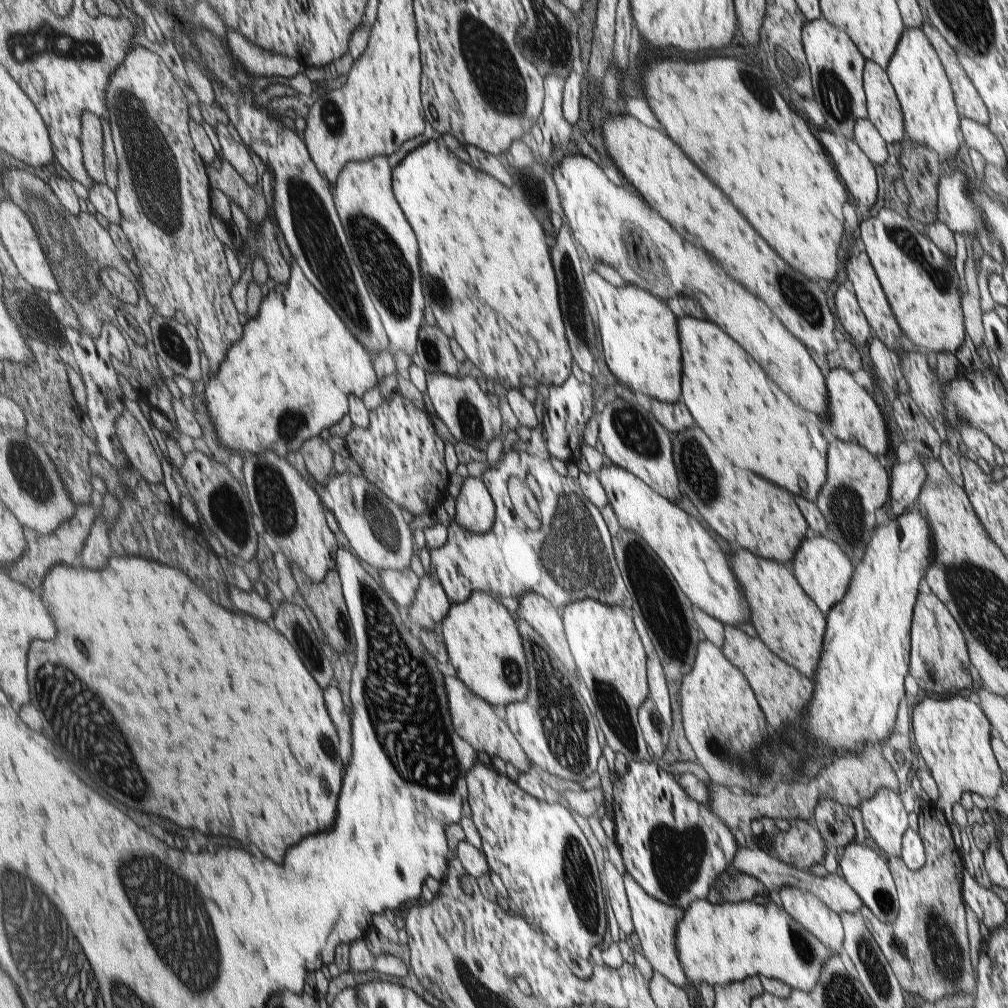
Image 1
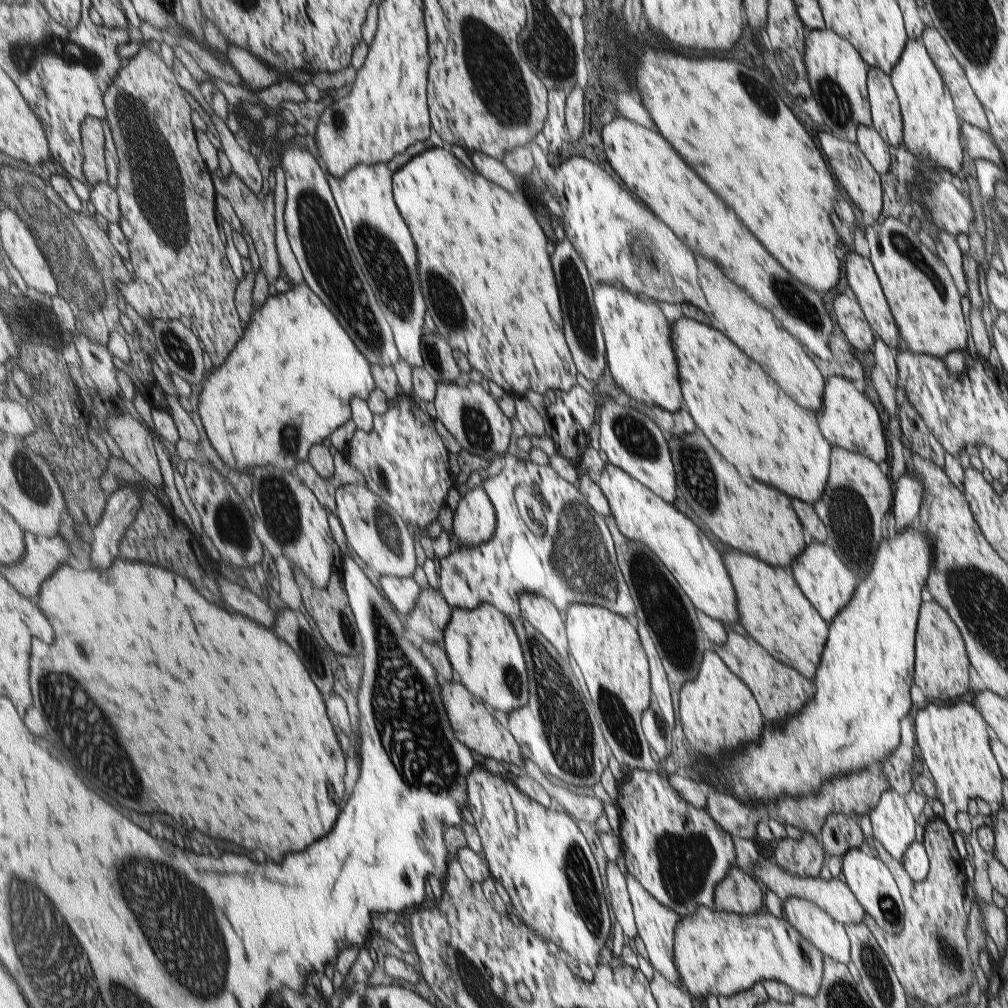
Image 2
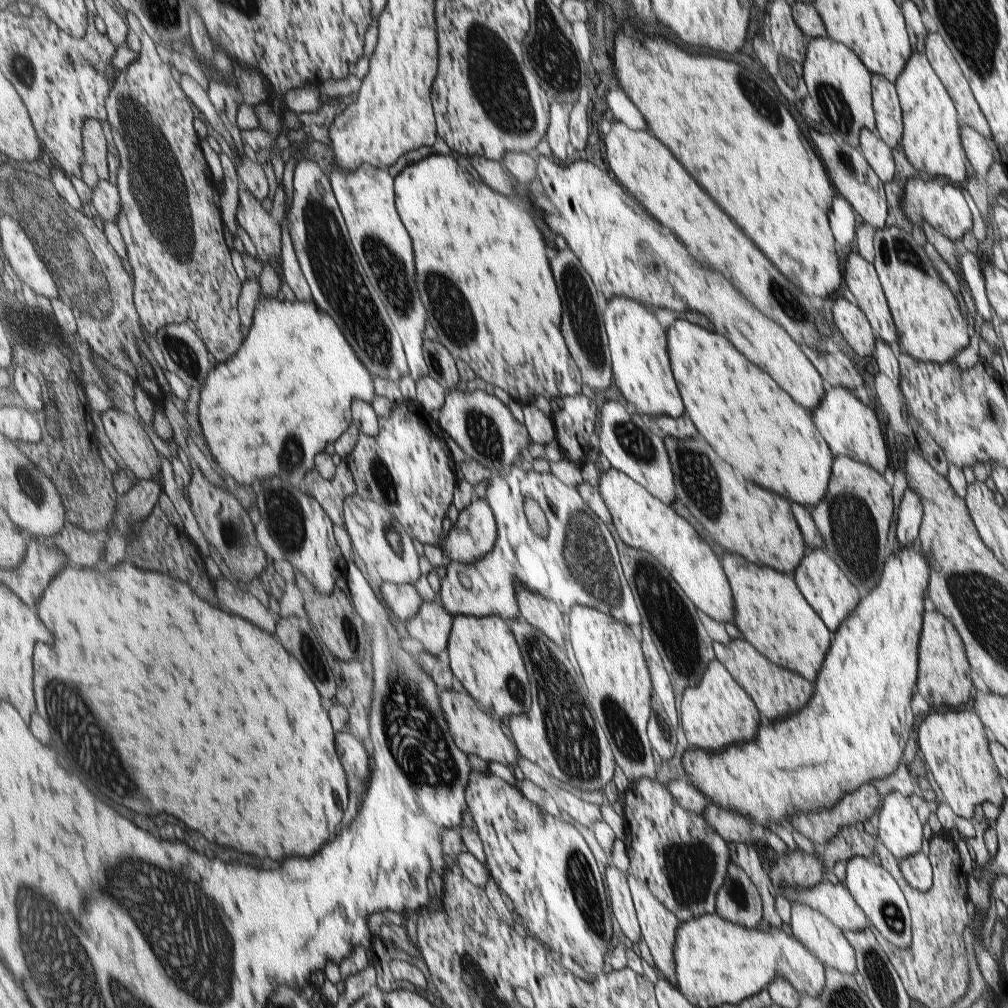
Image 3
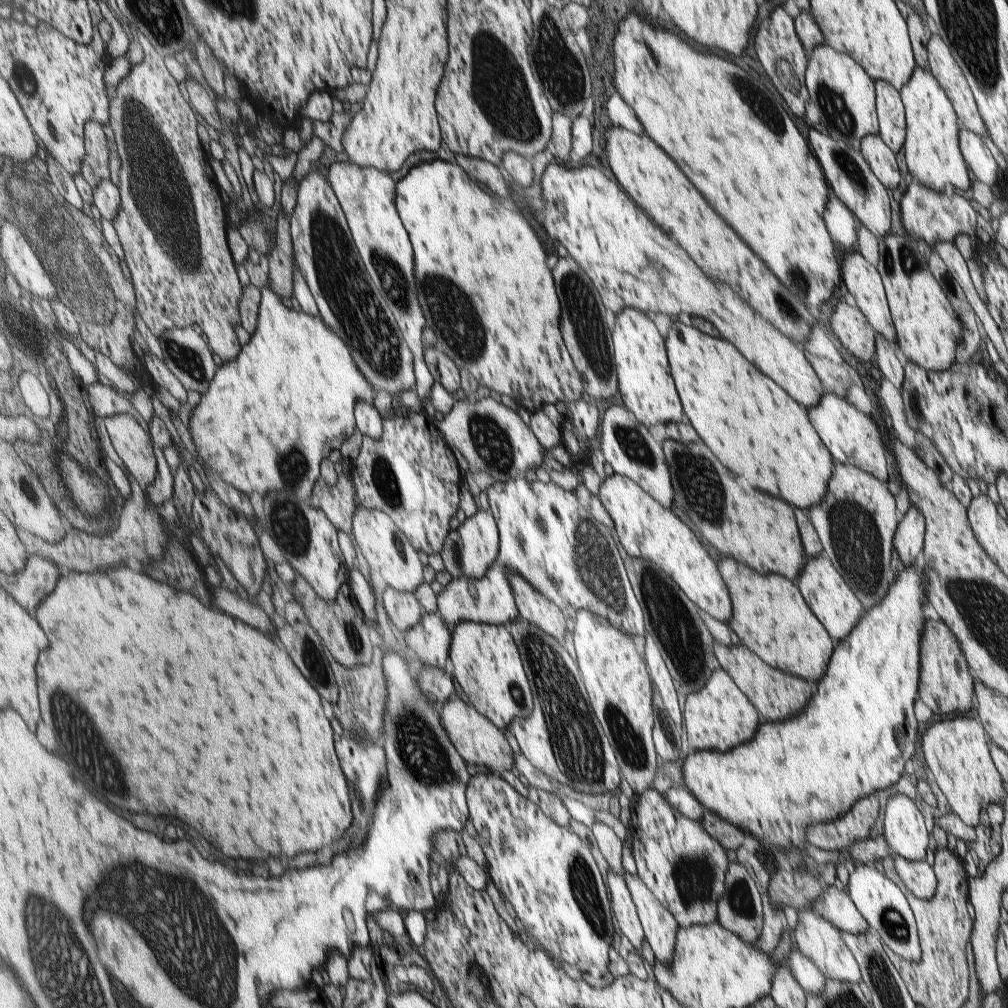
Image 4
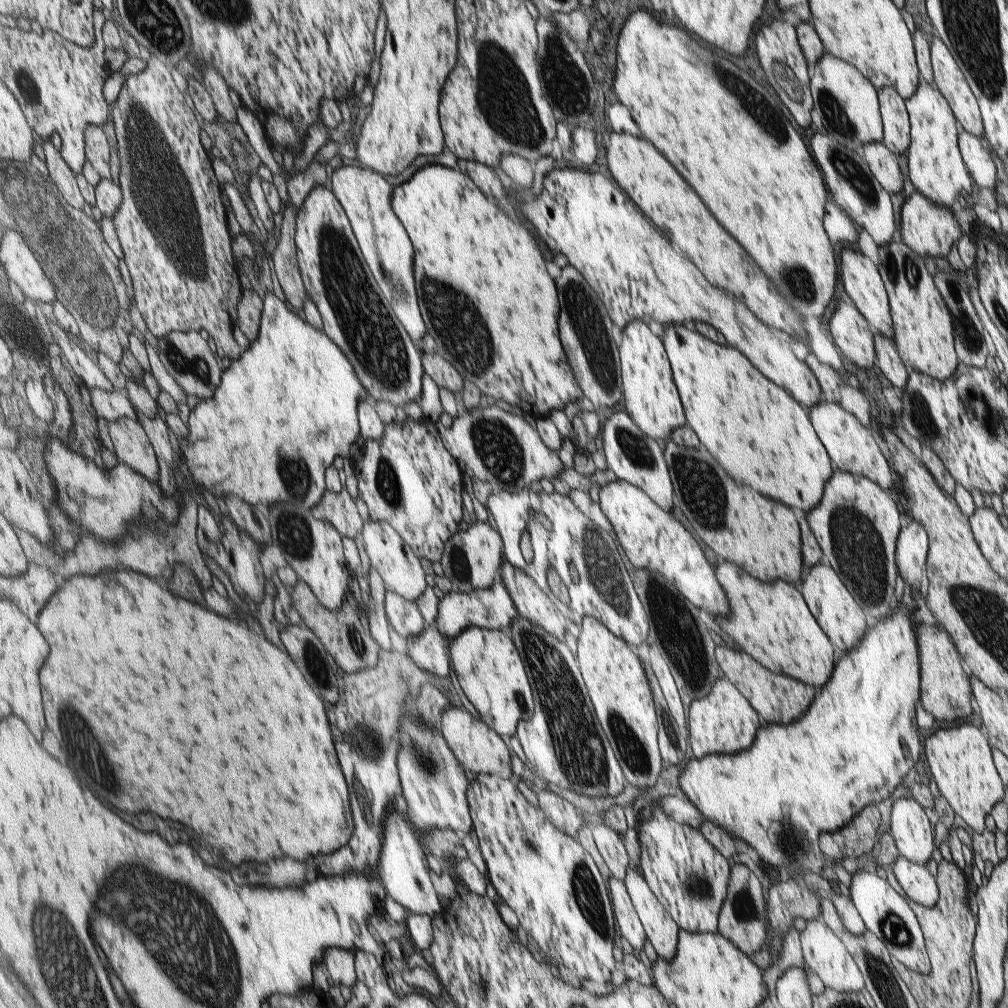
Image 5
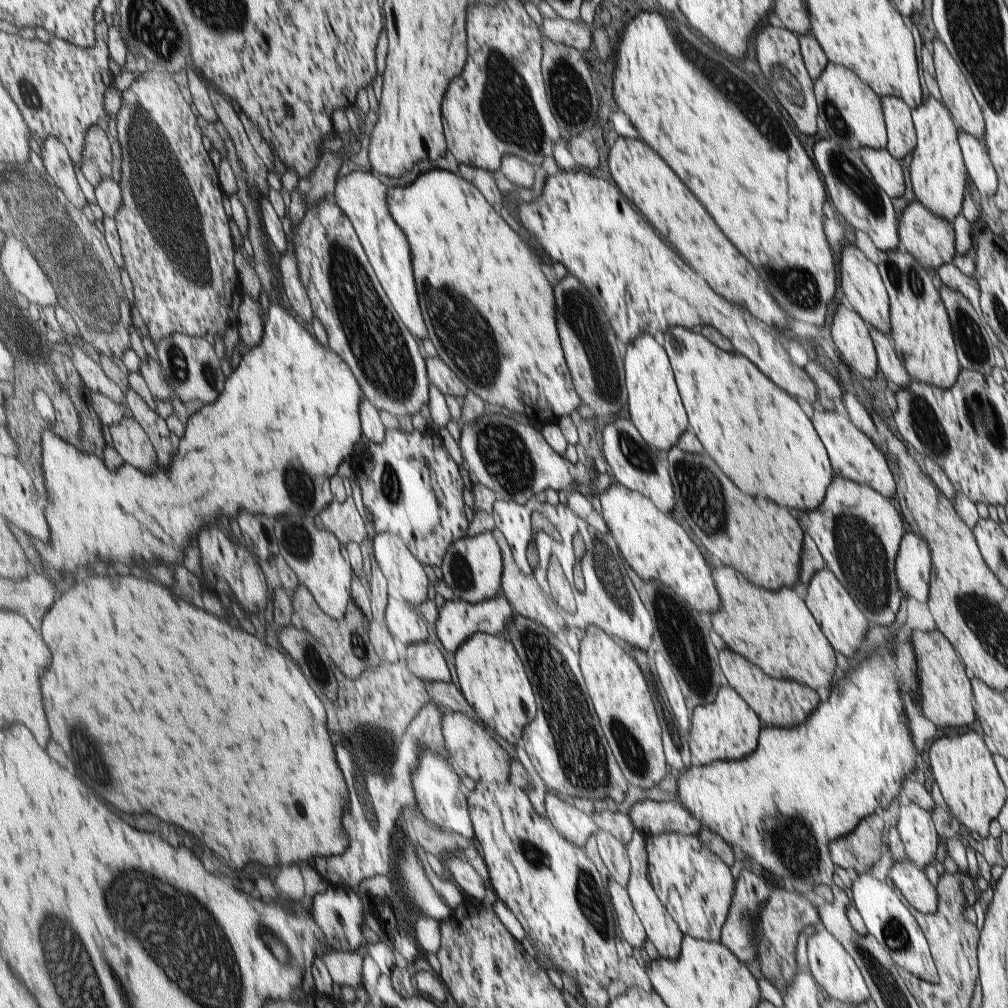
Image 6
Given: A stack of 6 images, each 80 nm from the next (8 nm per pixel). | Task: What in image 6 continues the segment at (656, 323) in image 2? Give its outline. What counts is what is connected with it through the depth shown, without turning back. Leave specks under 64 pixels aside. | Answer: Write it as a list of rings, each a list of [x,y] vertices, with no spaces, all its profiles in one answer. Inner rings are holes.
[[[643,333],[635,342],[626,345],[622,363],[630,421],[653,450],[660,450],[665,454],[678,444],[679,438],[686,432],[687,418],[663,349],[649,334]]]

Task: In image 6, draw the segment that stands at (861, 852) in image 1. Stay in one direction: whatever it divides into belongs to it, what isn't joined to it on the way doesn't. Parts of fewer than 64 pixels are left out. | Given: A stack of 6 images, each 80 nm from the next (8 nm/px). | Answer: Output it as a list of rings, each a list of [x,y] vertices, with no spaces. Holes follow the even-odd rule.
[[[869,872],[858,875],[857,880],[851,883],[850,889],[852,904],[864,922],[868,934],[885,949],[893,962],[909,974],[936,985],[939,979],[928,942],[905,904],[899,900],[896,890],[889,888],[885,882],[880,882]]]

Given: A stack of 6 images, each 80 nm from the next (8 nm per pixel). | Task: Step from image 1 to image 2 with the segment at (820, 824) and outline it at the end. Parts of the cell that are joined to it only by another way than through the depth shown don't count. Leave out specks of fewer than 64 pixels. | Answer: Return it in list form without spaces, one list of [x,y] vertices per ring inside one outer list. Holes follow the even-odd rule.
[[[833,812],[821,827],[818,840],[825,860],[829,856],[843,856],[849,849],[865,848],[864,836],[855,815]]]

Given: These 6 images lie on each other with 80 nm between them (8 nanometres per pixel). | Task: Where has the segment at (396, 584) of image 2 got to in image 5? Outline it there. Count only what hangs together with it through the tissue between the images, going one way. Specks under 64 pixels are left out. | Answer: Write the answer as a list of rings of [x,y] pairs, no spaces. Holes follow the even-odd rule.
[[[393,591],[386,594],[386,615],[397,634],[407,640],[419,636],[427,628],[419,606]]]

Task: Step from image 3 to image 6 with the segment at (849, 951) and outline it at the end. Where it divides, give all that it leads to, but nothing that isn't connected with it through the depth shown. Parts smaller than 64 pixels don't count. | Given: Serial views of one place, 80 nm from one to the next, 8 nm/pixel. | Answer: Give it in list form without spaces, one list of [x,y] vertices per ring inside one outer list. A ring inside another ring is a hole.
[[[817,925],[815,933],[806,940],[807,966],[813,980],[826,992],[826,998],[839,1002],[865,1002],[869,998],[866,984],[851,956],[825,928]]]

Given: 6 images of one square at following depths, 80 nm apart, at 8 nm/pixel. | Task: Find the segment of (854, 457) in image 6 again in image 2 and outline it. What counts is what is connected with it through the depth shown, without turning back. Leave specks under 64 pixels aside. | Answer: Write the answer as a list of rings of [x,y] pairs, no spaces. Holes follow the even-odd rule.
[[[830,376],[825,382],[825,392],[822,394],[821,408],[815,413],[819,430],[823,438],[831,446],[859,453],[873,462],[885,460],[887,446],[881,430],[881,422],[877,418],[875,408],[853,388],[853,383],[843,377]]]

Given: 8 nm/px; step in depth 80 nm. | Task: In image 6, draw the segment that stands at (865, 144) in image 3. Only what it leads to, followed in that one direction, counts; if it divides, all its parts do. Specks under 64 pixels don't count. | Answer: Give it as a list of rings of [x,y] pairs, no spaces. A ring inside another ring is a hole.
[[[859,148],[864,172],[889,199],[903,194],[905,182],[899,162],[886,149]]]

